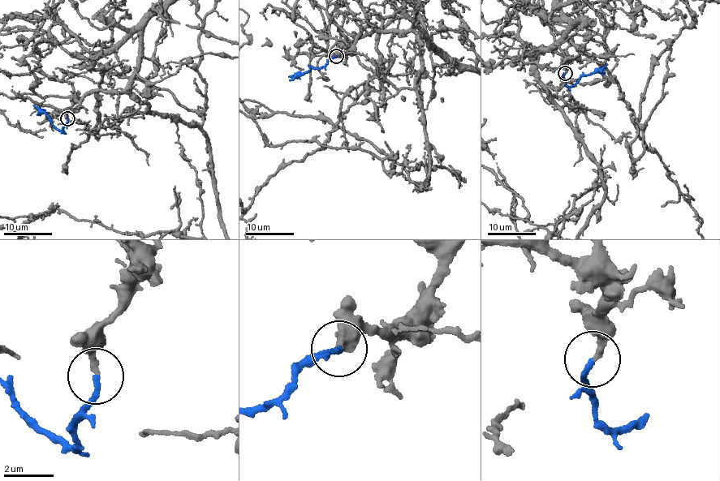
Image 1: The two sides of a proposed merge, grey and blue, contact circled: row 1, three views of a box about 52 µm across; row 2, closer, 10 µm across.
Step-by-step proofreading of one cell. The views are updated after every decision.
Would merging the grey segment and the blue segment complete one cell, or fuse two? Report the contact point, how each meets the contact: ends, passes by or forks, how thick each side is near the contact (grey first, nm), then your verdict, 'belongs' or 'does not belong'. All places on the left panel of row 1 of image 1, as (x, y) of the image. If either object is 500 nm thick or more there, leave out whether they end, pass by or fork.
place (67, 118); grey ends; blue ends; calibres 240 and 220 nm; belongs

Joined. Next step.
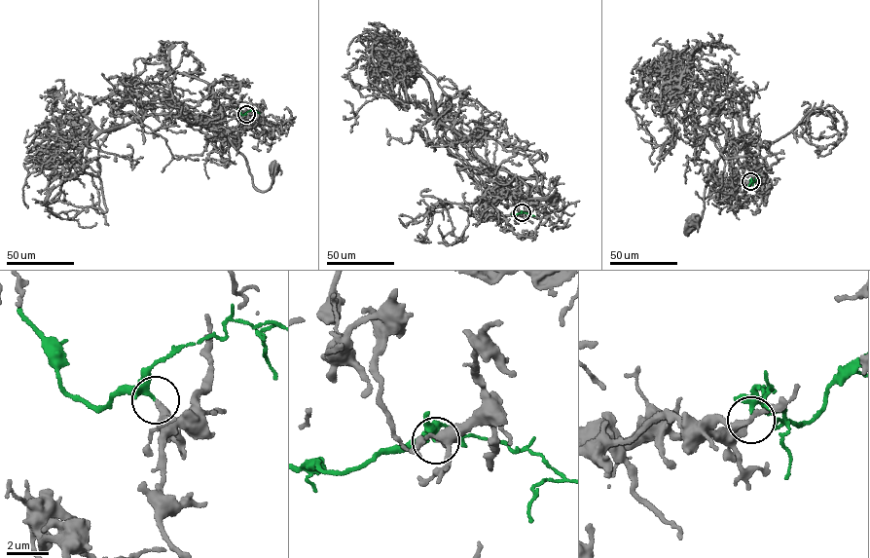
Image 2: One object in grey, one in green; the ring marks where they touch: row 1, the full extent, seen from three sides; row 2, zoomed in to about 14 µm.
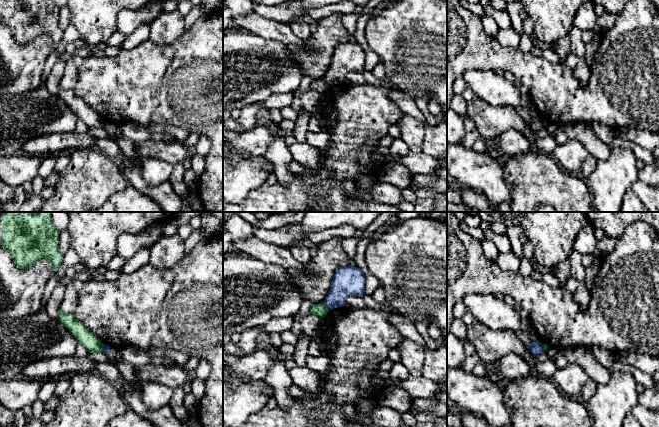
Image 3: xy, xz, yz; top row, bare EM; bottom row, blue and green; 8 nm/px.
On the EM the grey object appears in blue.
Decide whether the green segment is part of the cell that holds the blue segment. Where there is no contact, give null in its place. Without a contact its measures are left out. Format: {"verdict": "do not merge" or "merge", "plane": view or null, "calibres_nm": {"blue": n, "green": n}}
{"verdict": "do not merge", "plane": "xz", "calibres_nm": {"blue": 220, "green": 100}}

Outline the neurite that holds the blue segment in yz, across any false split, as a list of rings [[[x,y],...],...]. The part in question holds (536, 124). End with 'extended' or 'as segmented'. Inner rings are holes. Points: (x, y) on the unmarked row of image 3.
[[[539,116],[534,117],[530,120],[527,120],[526,123],[530,126],[530,128],[533,131],[536,131],[536,132],[544,129],[544,123],[543,123],[542,119]]]; as segmented

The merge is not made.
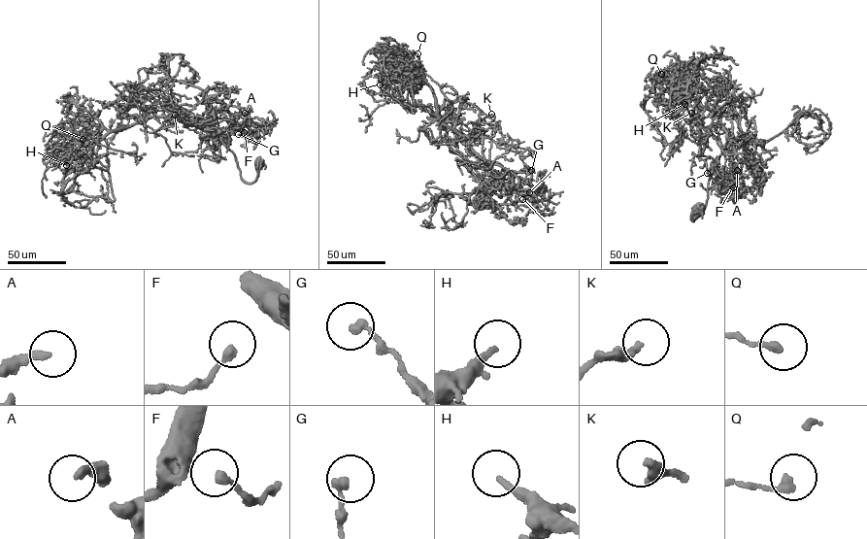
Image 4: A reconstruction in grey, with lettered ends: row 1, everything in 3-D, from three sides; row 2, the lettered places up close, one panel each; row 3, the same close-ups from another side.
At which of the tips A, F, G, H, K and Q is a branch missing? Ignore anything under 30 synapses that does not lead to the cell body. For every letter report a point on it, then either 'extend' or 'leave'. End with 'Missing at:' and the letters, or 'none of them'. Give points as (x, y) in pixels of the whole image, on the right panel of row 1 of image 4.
A: (737, 170) | leave
F: (733, 187) | leave
G: (707, 173) | leave
H: (684, 104) | leave
K: (691, 113) | leave
Q: (661, 74) | leave
Missing at: none of them

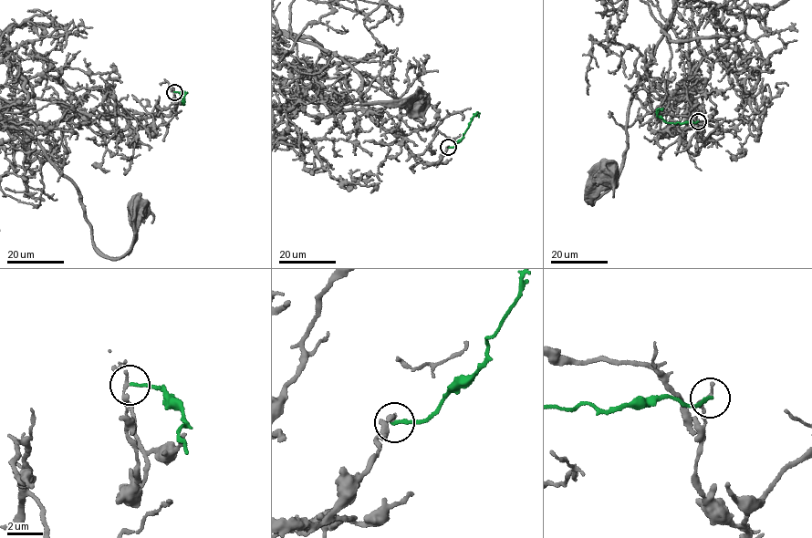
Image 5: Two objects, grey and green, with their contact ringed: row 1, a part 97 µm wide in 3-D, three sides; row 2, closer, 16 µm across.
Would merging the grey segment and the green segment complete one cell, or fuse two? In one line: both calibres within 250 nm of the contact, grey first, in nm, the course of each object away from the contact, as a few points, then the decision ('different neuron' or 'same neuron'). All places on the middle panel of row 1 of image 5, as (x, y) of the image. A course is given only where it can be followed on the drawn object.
calibres 240 and 180 nm; course grey (448, 147), (423, 161), (360, 109), (301, 94), (328, 56), (287, 36), (357, 71), (360, 105), (418, 105); course green (448, 147), (452, 148), (462, 139), (476, 113), (479, 117); different neuron

